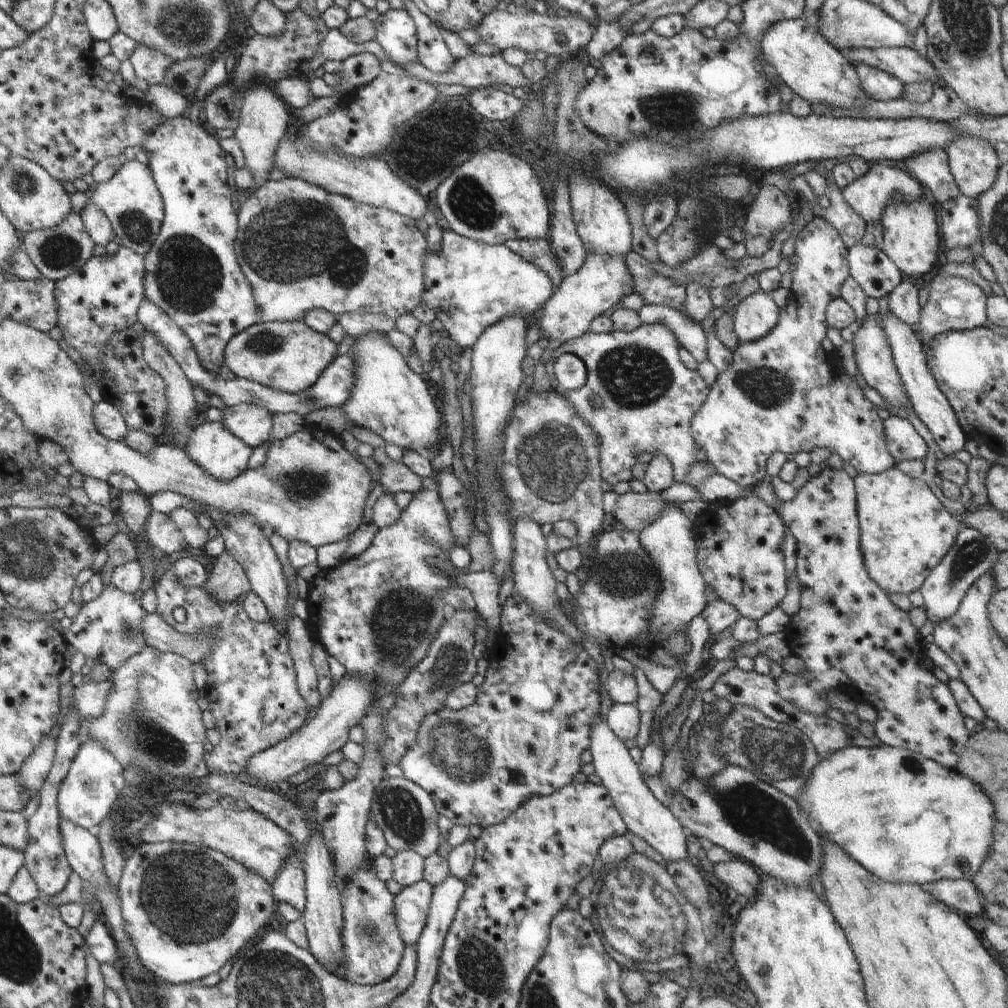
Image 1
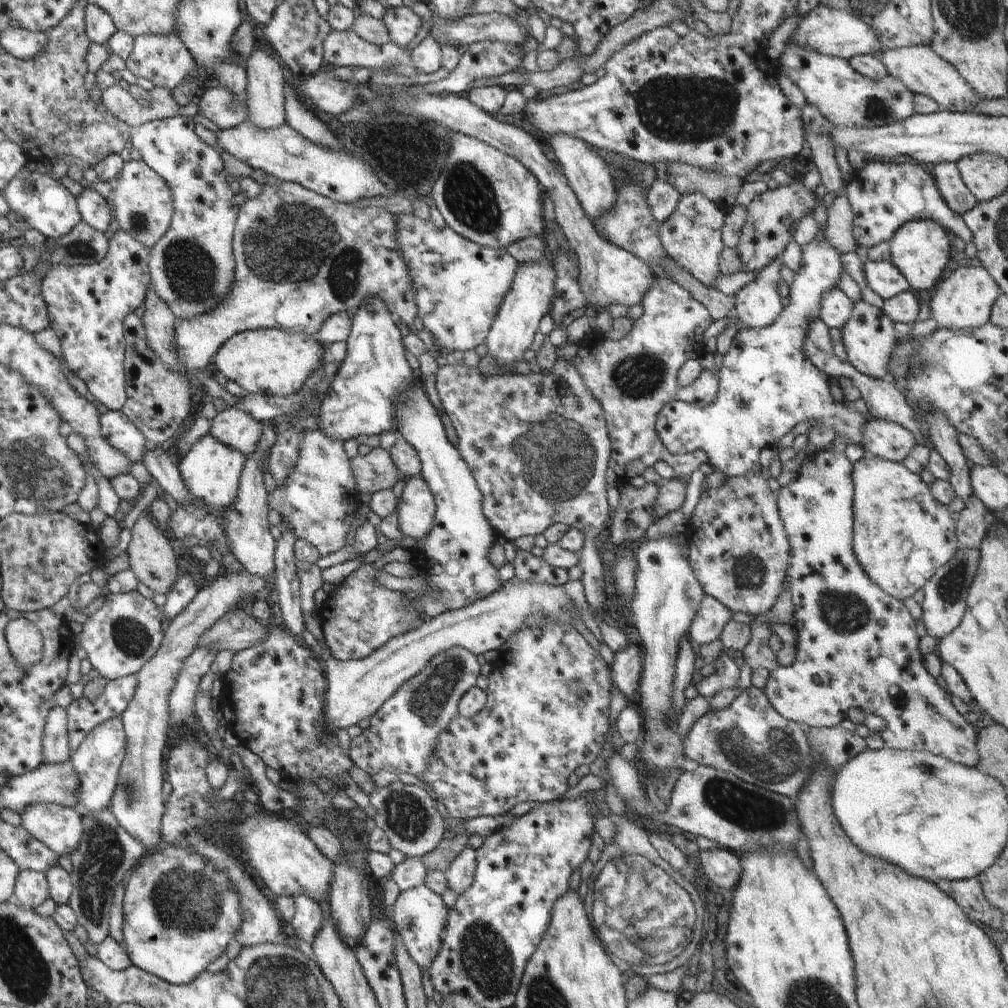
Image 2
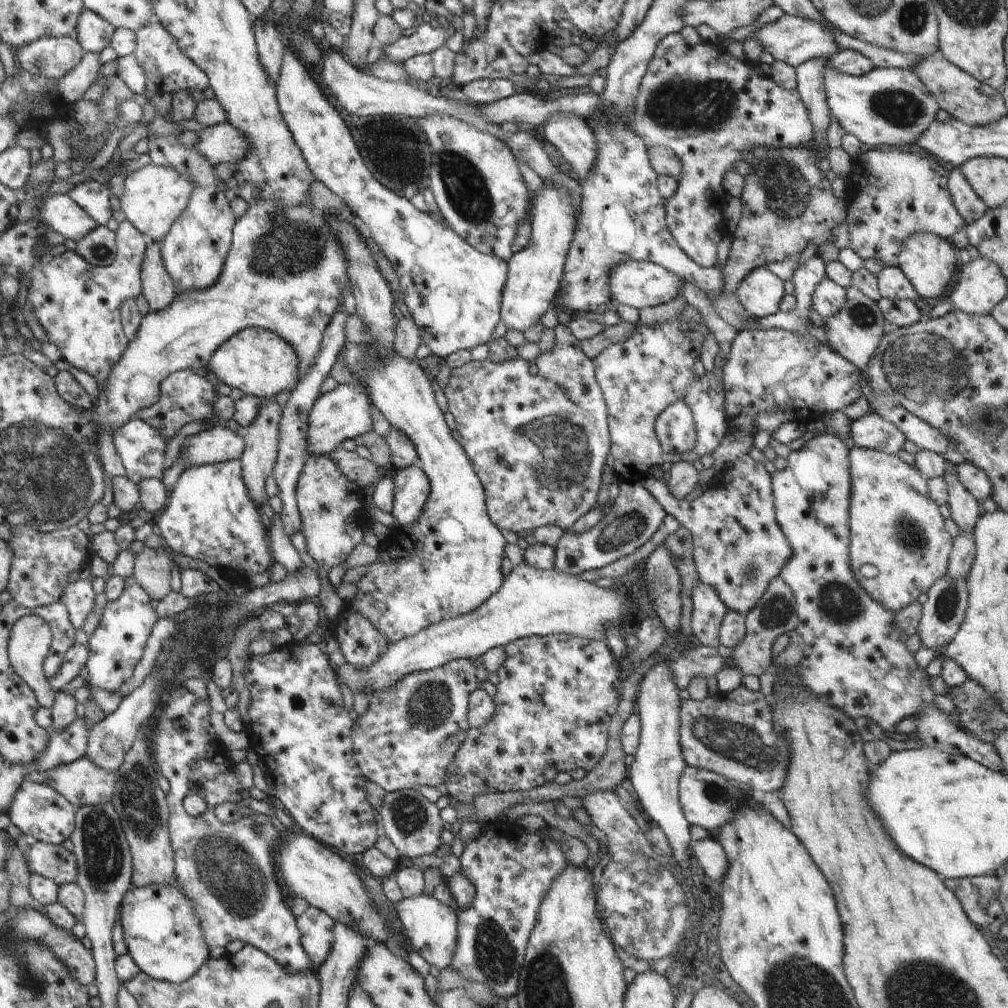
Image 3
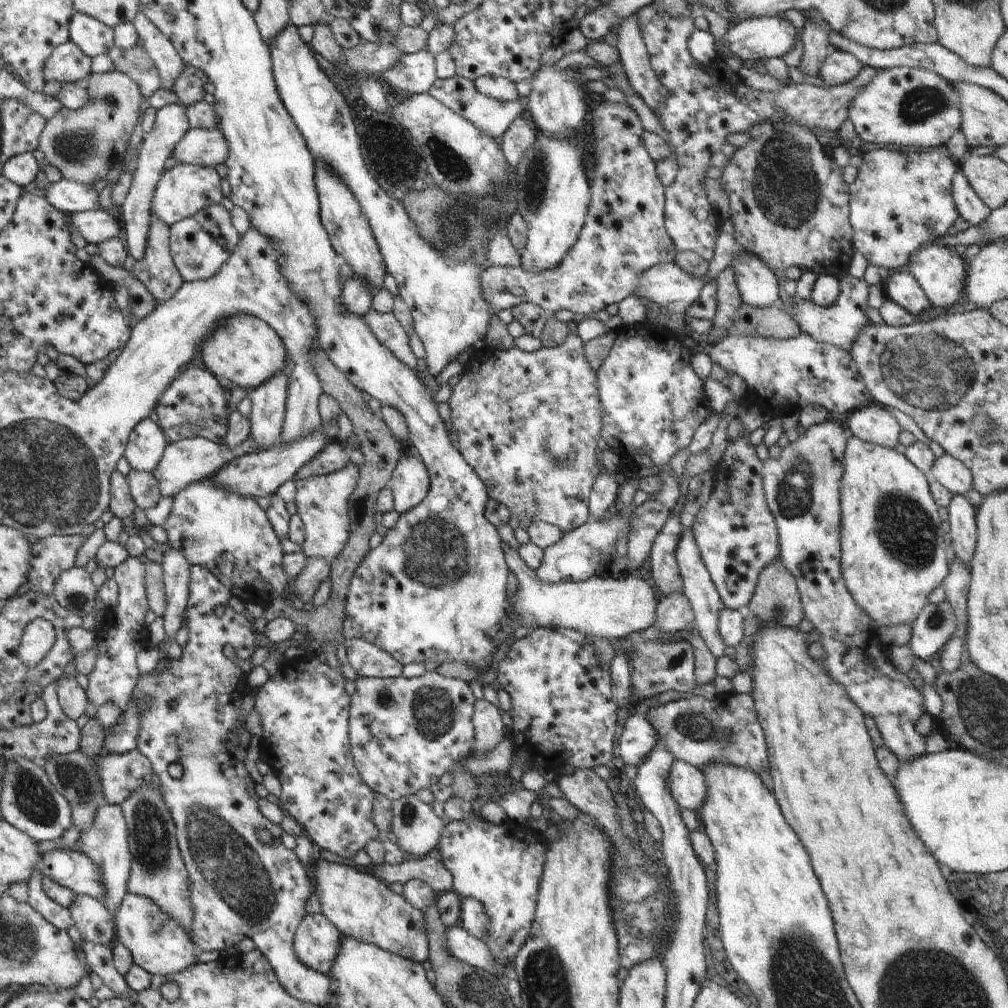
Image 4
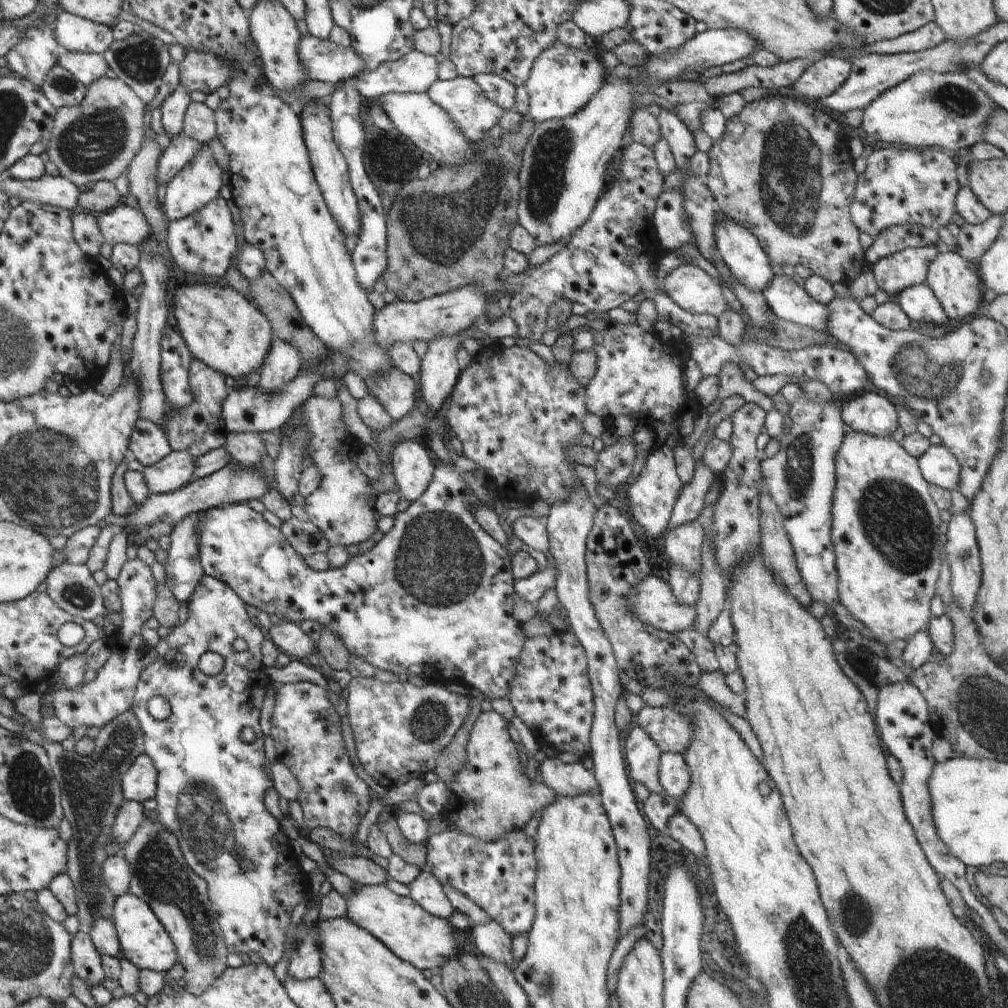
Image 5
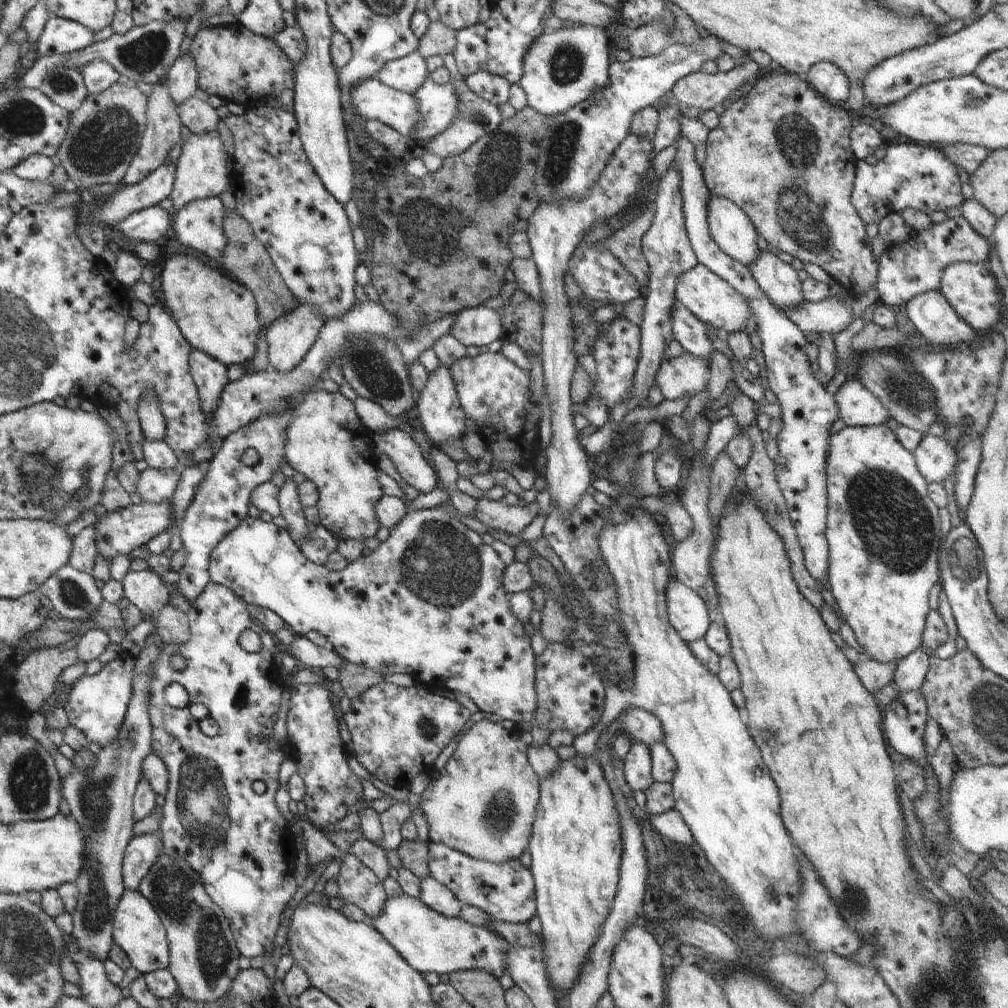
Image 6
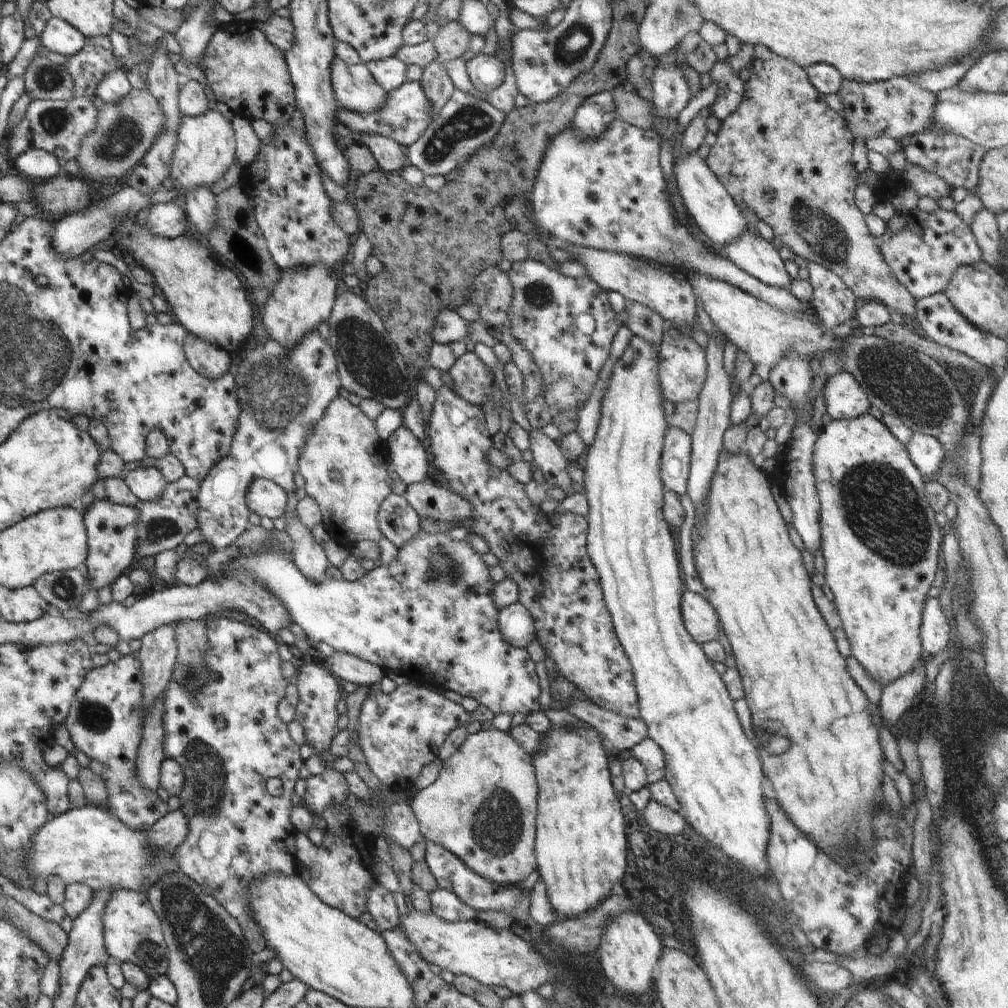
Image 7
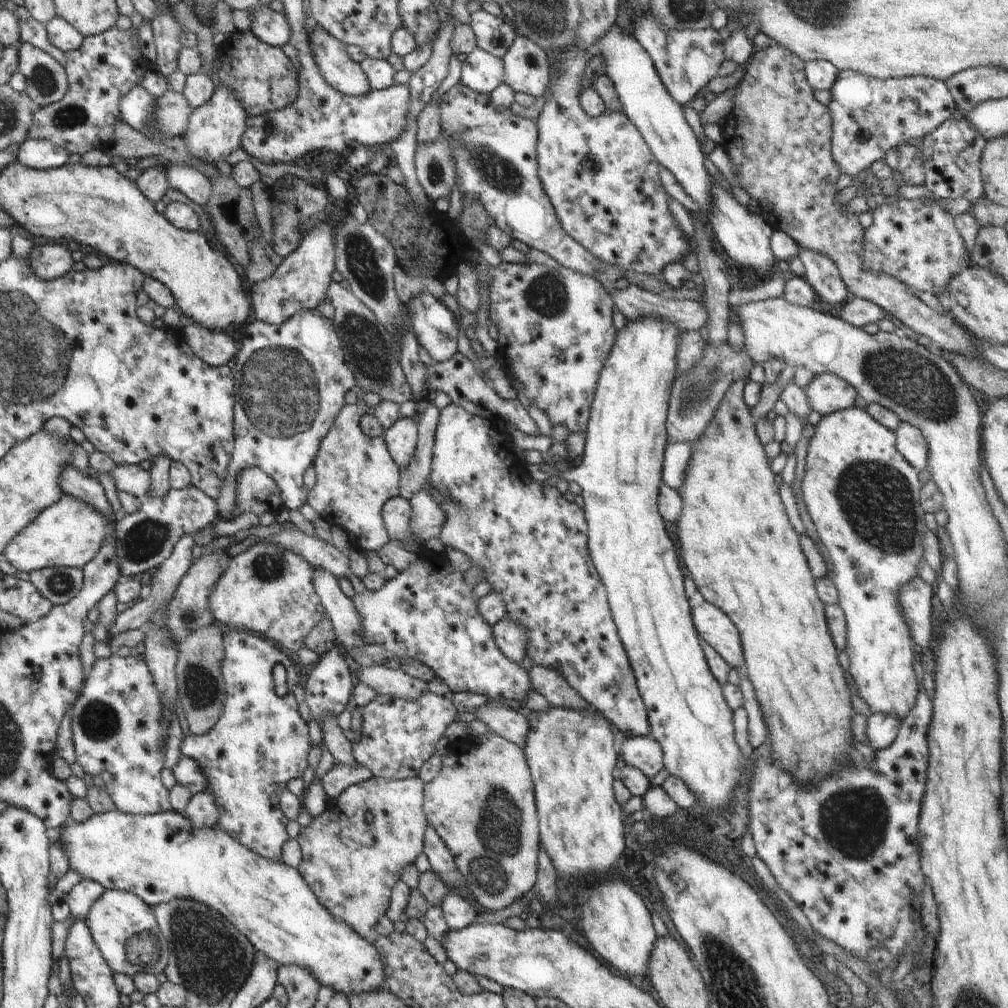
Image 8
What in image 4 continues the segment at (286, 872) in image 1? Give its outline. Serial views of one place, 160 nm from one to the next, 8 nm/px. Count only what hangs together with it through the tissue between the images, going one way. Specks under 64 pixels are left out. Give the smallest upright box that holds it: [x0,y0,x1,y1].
[294,913,342,976]

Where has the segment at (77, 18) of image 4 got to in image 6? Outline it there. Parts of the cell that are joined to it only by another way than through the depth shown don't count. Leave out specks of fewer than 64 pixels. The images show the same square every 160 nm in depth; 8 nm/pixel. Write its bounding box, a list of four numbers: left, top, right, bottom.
[33,17,94,57]

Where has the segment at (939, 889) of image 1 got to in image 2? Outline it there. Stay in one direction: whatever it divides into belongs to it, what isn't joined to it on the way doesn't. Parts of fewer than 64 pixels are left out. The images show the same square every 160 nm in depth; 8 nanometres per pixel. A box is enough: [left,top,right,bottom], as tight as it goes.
[934,877,1003,930]

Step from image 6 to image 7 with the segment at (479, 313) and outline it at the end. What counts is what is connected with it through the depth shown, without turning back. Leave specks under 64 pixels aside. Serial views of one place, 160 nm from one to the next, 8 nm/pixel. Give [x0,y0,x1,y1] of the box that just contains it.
[433,309,468,345]

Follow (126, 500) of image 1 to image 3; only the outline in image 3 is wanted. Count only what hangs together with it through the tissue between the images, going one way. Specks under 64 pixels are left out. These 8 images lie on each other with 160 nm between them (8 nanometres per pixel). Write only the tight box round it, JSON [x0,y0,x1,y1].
[133,546,174,600]

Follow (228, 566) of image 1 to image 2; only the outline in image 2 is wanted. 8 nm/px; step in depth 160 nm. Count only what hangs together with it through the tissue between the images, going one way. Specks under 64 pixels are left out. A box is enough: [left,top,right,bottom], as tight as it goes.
[109,571,267,854]

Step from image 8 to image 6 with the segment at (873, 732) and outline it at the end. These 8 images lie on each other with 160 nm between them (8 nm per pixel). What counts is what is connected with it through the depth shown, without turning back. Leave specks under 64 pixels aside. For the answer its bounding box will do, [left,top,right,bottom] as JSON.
[893,650,930,694]

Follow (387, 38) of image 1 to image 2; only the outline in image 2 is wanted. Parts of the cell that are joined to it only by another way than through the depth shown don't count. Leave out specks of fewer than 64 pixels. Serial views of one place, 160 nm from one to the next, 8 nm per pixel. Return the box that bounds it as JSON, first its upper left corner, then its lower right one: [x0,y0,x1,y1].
[382,7,422,48]

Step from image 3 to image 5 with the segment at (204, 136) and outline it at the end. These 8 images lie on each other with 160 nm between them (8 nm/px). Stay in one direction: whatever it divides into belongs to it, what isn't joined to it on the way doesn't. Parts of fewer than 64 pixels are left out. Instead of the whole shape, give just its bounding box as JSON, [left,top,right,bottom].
[157,134,202,184]

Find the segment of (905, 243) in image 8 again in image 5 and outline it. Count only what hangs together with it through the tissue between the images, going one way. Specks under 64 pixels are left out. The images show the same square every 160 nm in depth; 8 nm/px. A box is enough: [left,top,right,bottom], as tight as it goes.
[872,214,1004,299]

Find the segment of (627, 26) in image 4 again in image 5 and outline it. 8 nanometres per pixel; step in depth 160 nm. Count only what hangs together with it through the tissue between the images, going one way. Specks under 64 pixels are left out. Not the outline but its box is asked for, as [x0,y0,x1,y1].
[656,108,697,169]

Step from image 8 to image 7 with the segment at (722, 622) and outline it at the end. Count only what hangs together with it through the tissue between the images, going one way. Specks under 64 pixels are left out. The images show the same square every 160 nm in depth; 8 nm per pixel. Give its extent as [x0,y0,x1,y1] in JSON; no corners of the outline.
[681,588,721,644]

